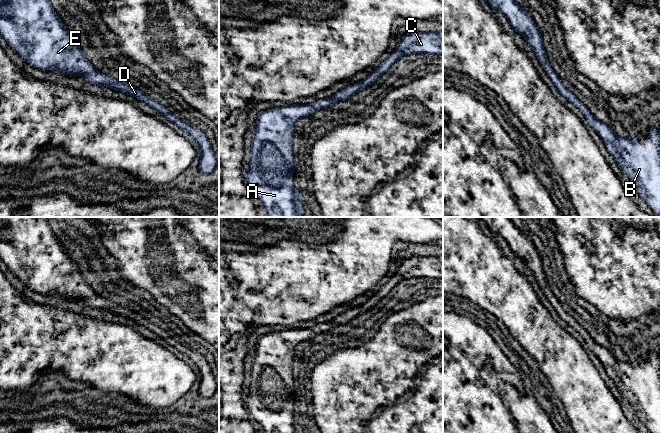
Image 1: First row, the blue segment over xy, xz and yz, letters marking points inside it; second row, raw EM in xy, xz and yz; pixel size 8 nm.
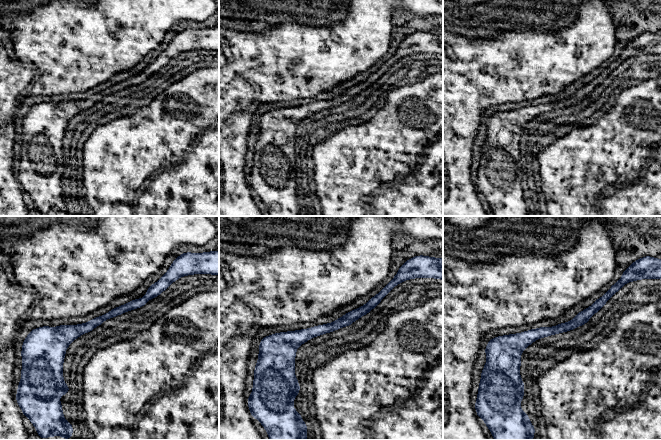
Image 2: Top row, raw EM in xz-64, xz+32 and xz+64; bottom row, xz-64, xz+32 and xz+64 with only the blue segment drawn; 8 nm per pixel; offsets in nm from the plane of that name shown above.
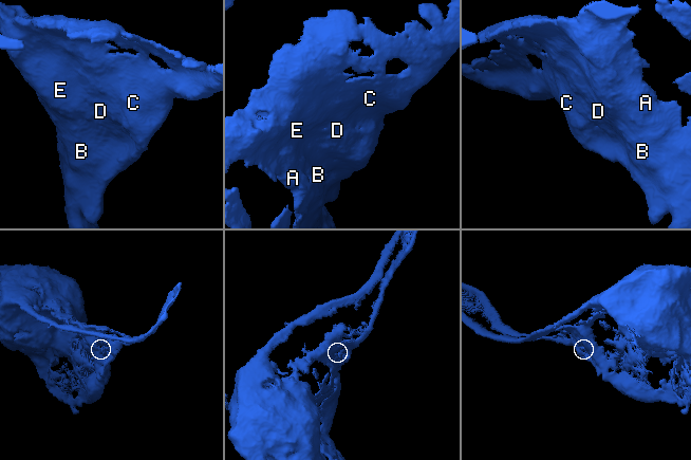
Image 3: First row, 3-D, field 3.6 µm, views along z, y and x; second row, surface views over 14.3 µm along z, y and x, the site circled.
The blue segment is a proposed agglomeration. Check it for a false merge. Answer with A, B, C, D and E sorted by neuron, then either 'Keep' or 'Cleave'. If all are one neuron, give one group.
Groups: A B C D E. Keep

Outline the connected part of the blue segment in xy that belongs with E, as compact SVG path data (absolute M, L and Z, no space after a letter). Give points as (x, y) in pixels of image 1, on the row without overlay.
M0 217L0 259L6 266L31 290L48 295L58 294L63 300L78 299L87 303L89 308L103 309L110 313L124 316L136 323L146 327L167 344L175 347L182 355L186 356L195 364L200 375L199 393L201 397L210 398L218 393L218 382L211 372L211 368L200 353L192 351L188 347L179 344L163 329L143 317L137 311L133 311L125 306L115 304L101 295L97 295L94 290L85 282L69 255L59 243L51 229L47 217Z

